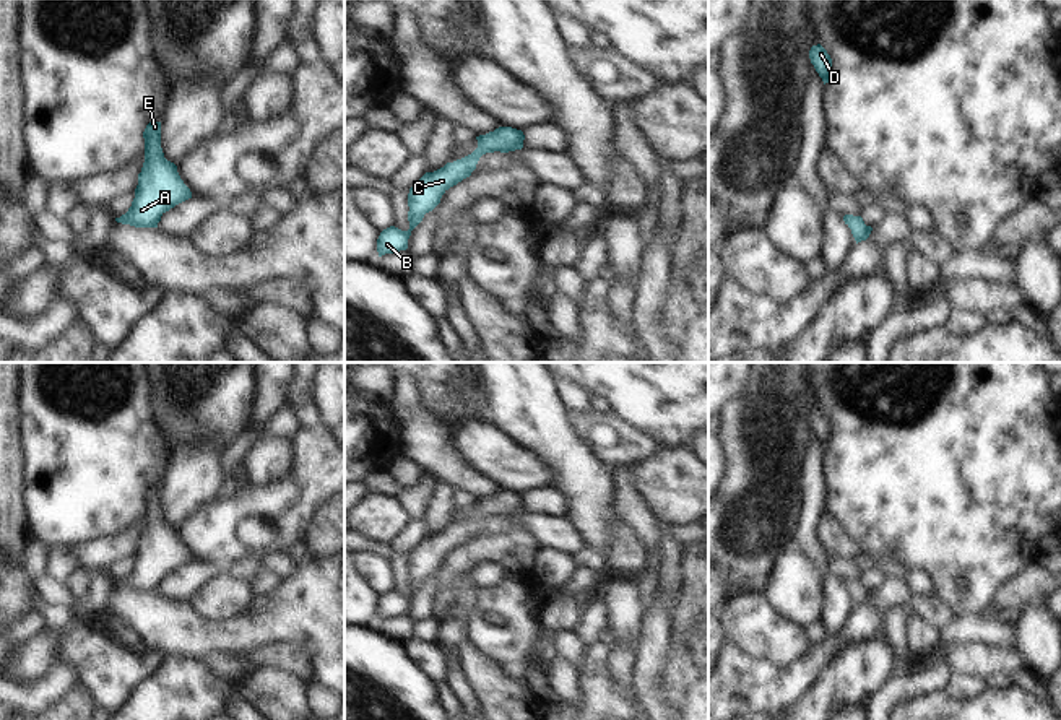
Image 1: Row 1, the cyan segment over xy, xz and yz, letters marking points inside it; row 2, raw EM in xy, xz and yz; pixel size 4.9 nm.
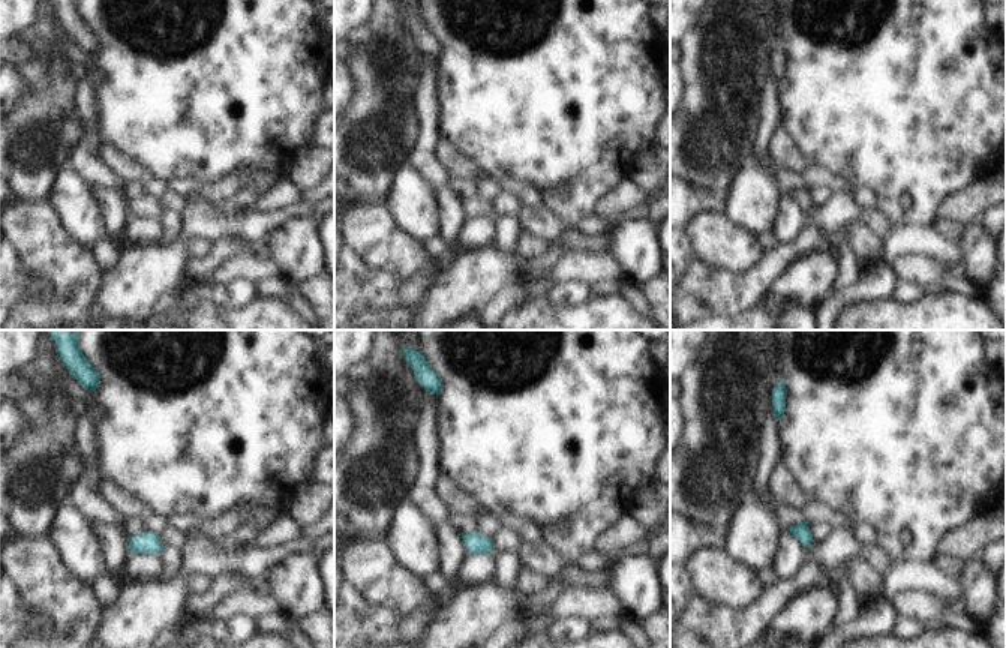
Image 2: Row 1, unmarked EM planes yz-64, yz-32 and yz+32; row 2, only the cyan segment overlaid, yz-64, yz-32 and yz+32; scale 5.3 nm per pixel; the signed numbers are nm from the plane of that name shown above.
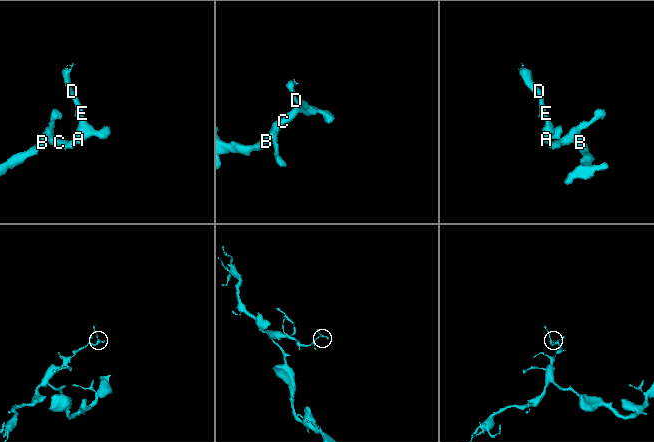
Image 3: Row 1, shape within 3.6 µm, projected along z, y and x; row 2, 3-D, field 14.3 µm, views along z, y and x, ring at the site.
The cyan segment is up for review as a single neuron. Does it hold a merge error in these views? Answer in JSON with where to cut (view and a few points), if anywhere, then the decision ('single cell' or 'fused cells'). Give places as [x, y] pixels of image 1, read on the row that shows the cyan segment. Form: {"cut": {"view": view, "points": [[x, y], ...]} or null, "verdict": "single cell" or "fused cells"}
{"cut": null, "verdict": "single cell"}

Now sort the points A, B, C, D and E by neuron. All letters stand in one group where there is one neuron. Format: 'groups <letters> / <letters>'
groups A B C D E

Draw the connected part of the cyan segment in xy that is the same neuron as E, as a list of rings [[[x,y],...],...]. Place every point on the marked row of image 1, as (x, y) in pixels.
[[[149,122],[143,138],[145,163],[138,174],[135,198],[128,211],[115,221],[135,228],[158,228],[161,216],[192,198],[192,192],[180,179],[177,166],[164,158],[161,122]]]

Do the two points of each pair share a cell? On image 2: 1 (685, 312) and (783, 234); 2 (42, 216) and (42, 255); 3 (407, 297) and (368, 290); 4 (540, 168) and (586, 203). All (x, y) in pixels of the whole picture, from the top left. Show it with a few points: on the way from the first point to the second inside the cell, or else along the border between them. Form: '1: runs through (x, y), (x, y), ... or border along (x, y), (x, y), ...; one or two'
1: border along (807, 222), (807, 227), (795, 240), (778, 245); two
2: runs through (42, 225), (42, 246); one
3: runs through (398, 296), (377, 290); one
4: runs through (553, 168), (559, 168), (580, 189); one

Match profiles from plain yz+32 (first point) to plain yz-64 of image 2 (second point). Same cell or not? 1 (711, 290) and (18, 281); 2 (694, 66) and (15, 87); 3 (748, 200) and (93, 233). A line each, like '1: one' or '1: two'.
1: one
2: two
3: one

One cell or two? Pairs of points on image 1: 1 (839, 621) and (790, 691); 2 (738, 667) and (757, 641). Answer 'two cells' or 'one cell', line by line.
1: two cells
2: two cells

